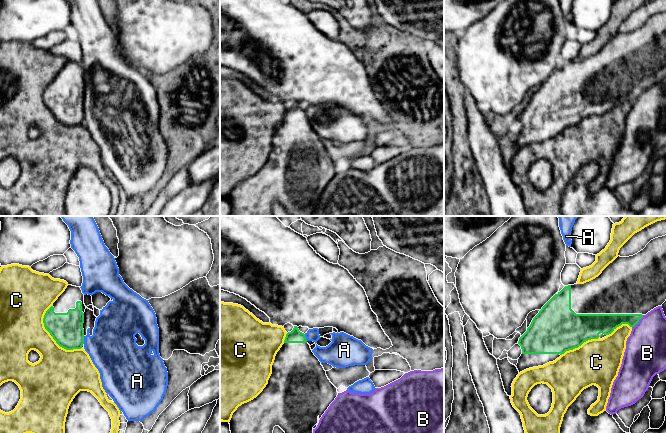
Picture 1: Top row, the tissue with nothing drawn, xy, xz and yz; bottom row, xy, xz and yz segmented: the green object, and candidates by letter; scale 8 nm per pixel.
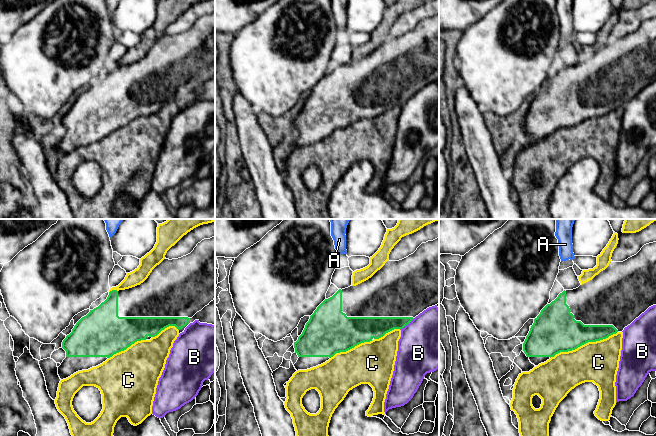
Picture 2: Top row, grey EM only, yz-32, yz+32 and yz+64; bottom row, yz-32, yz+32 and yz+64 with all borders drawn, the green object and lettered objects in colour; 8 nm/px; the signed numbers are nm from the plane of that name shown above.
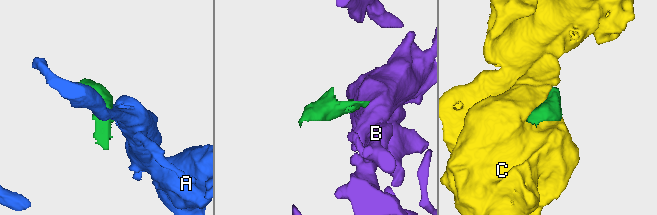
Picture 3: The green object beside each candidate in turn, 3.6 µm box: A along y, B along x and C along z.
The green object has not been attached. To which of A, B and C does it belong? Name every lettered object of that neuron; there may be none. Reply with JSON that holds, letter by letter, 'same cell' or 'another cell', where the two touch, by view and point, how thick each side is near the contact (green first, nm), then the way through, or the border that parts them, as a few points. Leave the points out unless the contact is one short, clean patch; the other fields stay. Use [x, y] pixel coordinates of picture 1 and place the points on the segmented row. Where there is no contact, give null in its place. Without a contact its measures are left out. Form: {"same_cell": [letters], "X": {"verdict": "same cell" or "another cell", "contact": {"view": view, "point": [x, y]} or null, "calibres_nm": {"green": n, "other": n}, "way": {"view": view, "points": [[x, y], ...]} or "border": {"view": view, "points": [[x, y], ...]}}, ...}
{"same_cell": [], "A": {"verdict": "another cell", "contact": {"view": "xy", "point": [83, 340]}, "calibres_nm": {"green": 260, "other": 380}}, "B": {"verdict": "another cell", "contact": {"view": "yz", "point": [638, 321]}, "calibres_nm": {"green": 150, "other": 320}, "border": {"view": "yz", "points": [[643, 315], [632, 327]]}}, "C": {"verdict": "another cell", "contact": {"view": "xy", "point": [51, 335]}, "calibres_nm": {"green": 260, "other": 360}}}

